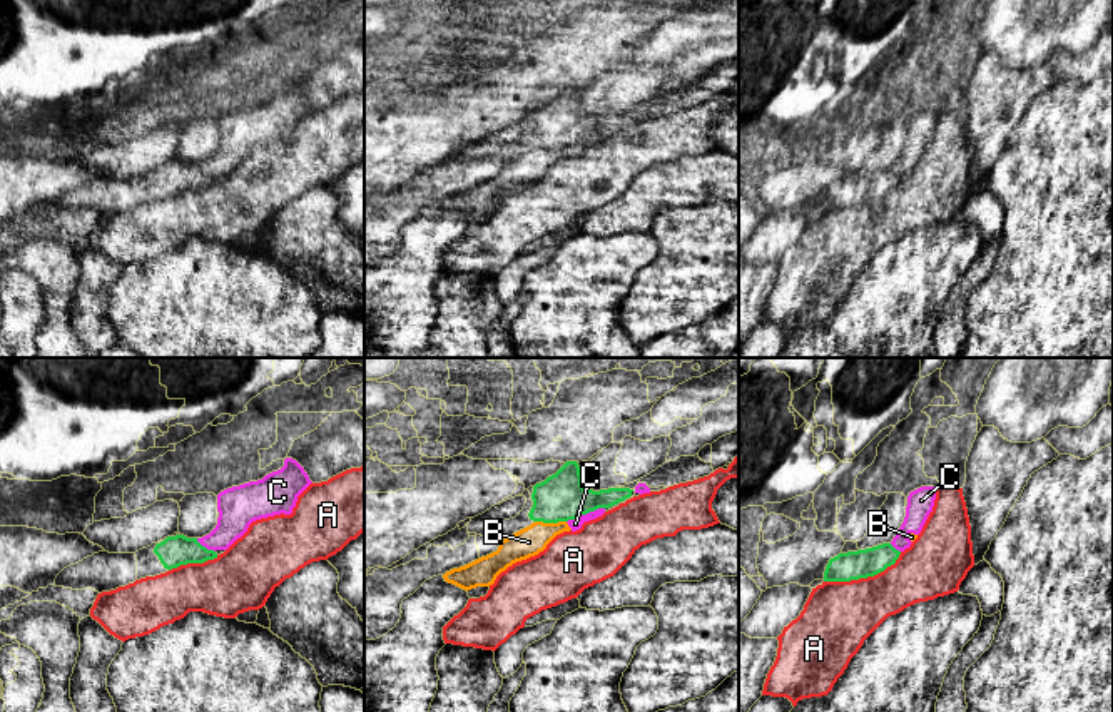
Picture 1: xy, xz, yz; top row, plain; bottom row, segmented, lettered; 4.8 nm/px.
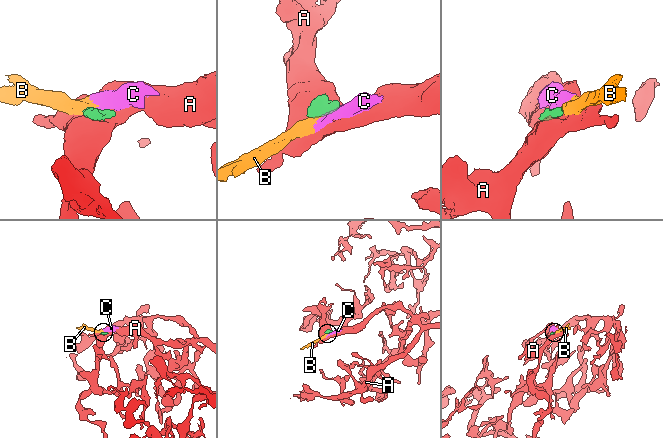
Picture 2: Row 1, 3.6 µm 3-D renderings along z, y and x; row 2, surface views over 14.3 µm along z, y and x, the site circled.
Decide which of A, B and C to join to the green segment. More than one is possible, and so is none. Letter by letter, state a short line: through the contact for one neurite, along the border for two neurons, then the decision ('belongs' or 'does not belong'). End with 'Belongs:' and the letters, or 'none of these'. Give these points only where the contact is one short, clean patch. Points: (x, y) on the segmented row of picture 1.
A: does not belong
B: line xz (535, 520), (565, 522); does not belong
C: line xz (604, 507), (567, 522); does not belong
Belongs: none of these

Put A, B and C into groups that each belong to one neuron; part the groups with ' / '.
A / B C

